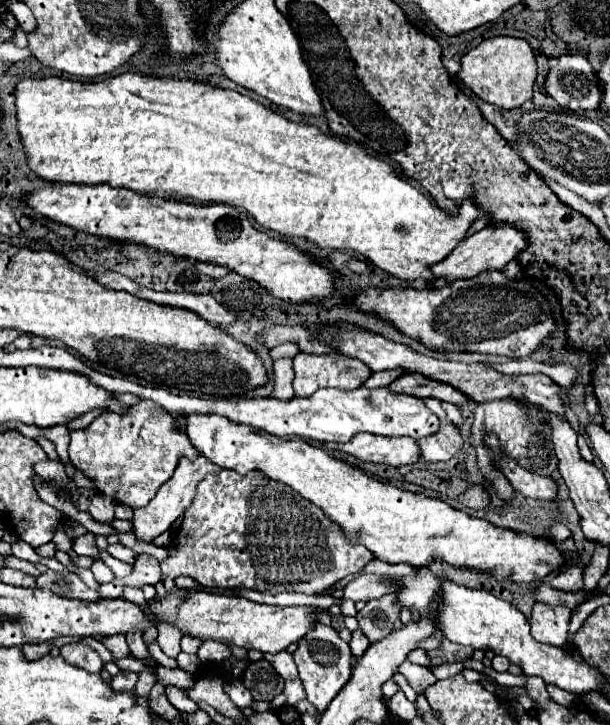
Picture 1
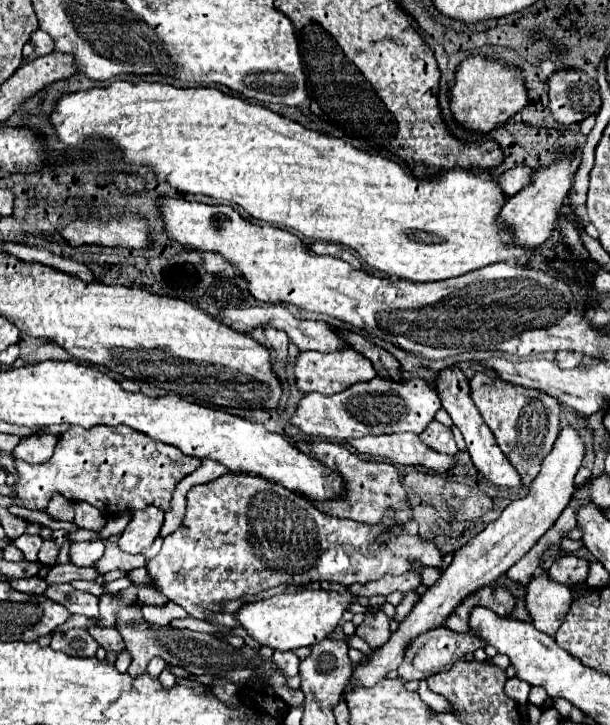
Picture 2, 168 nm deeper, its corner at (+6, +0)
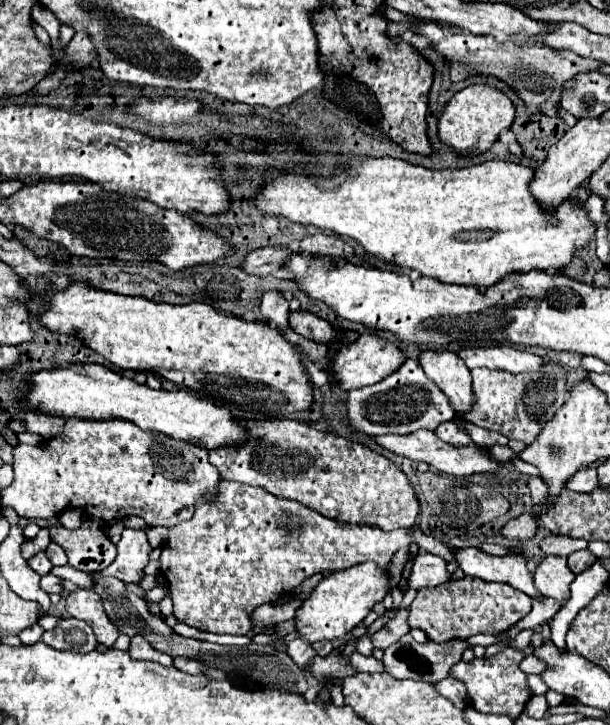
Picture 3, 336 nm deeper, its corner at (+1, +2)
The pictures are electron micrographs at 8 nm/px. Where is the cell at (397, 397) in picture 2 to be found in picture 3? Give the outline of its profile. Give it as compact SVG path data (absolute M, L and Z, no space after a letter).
M407 358L399 370L389 374L377 384L363 386L357 390L349 390L345 398L347 408L347 426L351 432L361 432L367 436L381 434L411 434L419 428L435 430L441 422L453 420L453 408L447 398L429 382L421 364L417 360Z

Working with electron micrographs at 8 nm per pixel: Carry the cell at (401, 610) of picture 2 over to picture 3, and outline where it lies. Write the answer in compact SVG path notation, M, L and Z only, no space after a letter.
M465 576L433 588L417 590L409 606L407 624L421 628L429 640L445 642L451 638L469 638L473 634L499 634L531 612L531 598L505 582L485 582L481 578Z

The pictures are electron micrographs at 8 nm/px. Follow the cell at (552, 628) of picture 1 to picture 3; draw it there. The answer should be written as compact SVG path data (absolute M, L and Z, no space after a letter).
M547 556L535 572L535 588L549 598L555 598L561 606L569 600L569 584L575 574L567 570L567 558L563 556Z

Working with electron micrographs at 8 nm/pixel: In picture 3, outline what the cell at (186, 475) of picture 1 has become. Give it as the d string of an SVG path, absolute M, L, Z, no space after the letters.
M125 528L117 542L117 558L101 574L113 574L123 582L137 582L143 576L143 568L149 562L149 540L145 530Z

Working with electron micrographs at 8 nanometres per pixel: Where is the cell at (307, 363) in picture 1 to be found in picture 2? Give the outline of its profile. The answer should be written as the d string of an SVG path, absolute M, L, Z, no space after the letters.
M354 350L352 352L328 352L328 354L302 352L296 358L294 374L296 374L296 386L300 392L304 392L304 394L320 392L324 396L330 396L330 394L342 392L344 388L350 388L352 384L372 380L376 376L376 370L368 358L364 358L362 354L358 354Z

